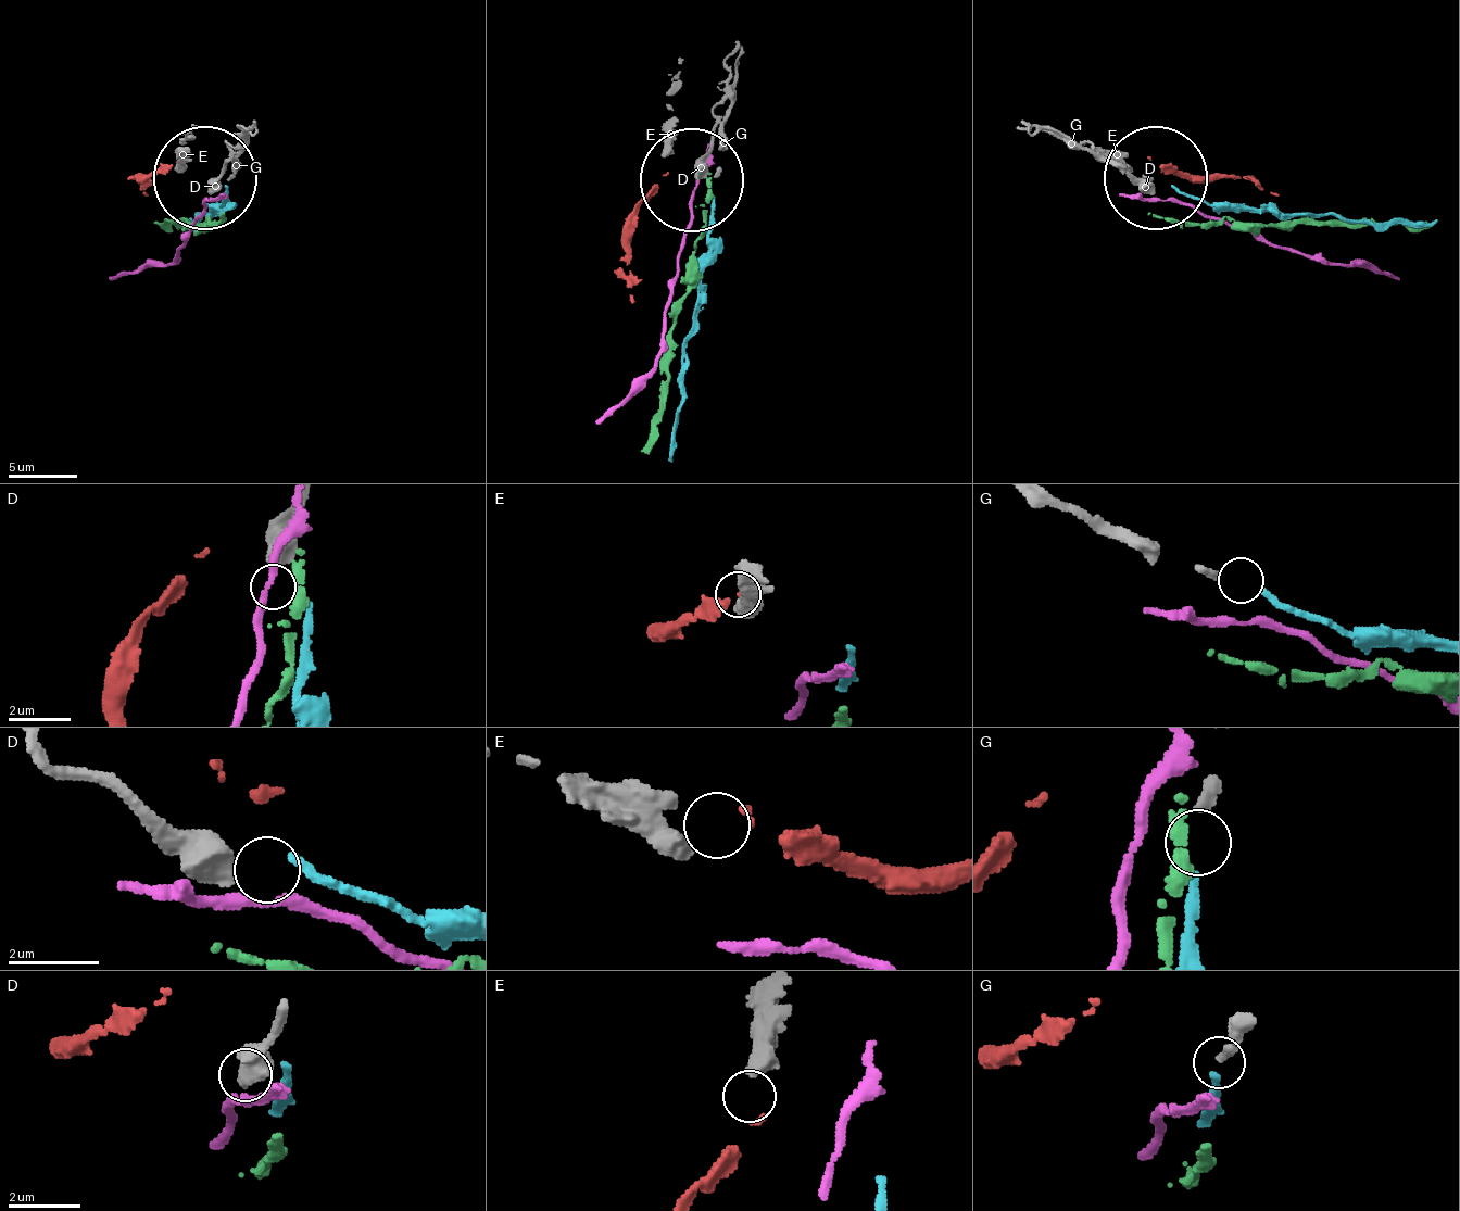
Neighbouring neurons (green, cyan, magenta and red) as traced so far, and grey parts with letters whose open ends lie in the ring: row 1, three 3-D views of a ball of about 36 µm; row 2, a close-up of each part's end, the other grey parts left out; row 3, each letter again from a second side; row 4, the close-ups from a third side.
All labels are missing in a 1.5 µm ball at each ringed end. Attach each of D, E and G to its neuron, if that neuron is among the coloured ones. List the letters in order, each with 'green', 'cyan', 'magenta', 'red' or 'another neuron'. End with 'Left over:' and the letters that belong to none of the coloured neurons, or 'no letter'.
D: another neuron
E: red
G: cyan
Left over: D

